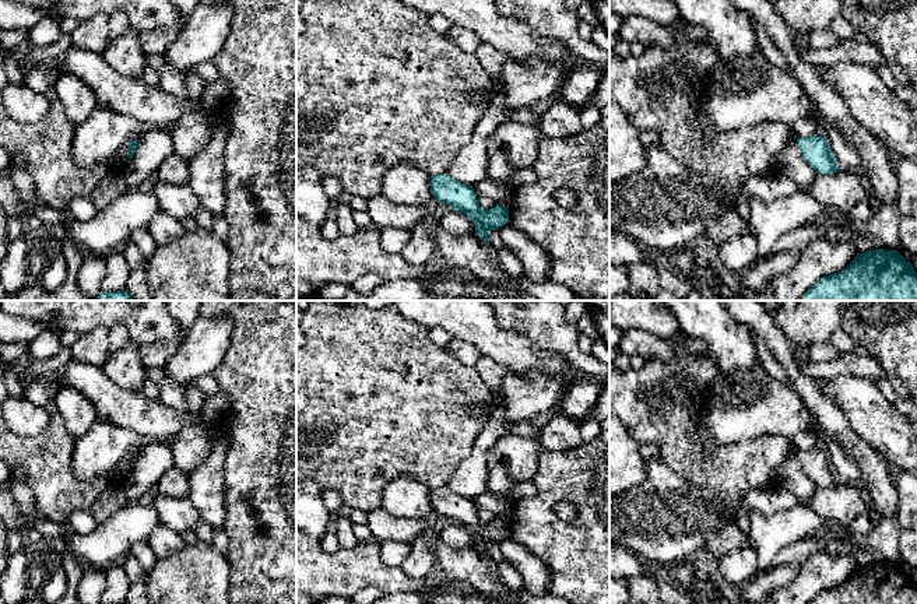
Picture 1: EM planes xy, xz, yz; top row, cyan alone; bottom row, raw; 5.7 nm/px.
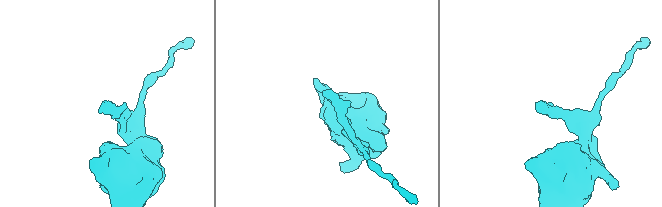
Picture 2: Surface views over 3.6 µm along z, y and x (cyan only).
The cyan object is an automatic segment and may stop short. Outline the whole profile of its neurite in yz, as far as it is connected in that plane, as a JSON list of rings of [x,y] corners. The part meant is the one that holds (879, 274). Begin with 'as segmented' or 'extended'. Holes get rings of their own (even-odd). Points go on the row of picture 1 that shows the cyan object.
as segmented | [[[868,250],[842,271],[822,277],[800,301],[917,301],[917,274],[897,250]]]

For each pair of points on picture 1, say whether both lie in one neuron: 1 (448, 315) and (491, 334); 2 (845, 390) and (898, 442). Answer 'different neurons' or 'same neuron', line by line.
1: same neuron
2: same neuron

